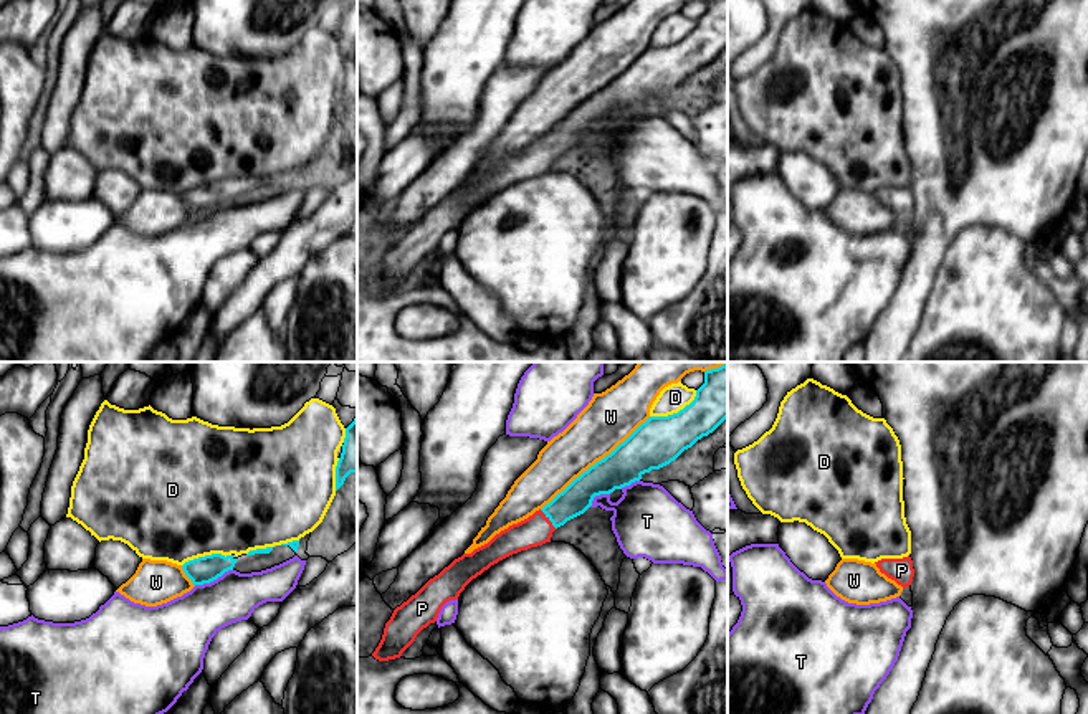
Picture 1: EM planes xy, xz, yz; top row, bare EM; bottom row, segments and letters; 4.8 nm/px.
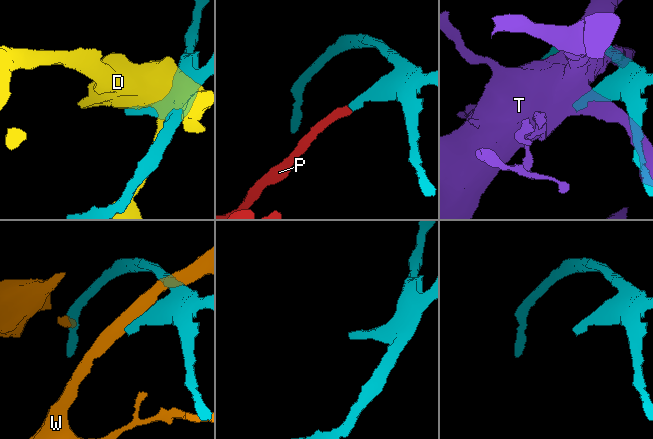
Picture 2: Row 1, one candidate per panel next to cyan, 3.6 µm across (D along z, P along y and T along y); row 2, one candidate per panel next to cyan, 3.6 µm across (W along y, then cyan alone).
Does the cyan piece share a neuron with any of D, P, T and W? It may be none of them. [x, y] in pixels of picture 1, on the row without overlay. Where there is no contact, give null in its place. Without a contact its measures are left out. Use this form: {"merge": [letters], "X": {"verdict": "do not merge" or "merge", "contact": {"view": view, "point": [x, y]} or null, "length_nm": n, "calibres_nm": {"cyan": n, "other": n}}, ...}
{"merge": ["P"], "D": {"verdict": "do not merge", "contact": {"view": "xz", "point": [675, 43]}, "length_nm": 260, "calibres_nm": {"cyan": 240, "other": 140}}, "P": {"verdict": "merge", "contact": {"view": "xz", "point": [549, 149]}, "length_nm": 130, "calibres_nm": {"cyan": 150, "other": 150}}, "T": {"verdict": "do not merge", "contact": {"view": "xy", "point": [214, 209]}, "length_nm": 200, "calibres_nm": {"cyan": 130, "other": 260}}, "W": {"verdict": "do not merge", "contact": {"view": "xz", "point": [597, 91]}, "length_nm": 700, "calibres_nm": {"cyan": 220, "other": 260}}}

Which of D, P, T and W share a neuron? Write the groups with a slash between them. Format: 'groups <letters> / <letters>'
groups D / P / T / W

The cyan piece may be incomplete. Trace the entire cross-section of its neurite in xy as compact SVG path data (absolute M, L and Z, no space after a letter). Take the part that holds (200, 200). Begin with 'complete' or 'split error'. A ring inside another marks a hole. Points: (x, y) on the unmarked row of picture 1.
complete; M212 183L188 190L182 195L185 205L193 215L203 215L217 210L225 202L233 200L238 188L233 185Z

